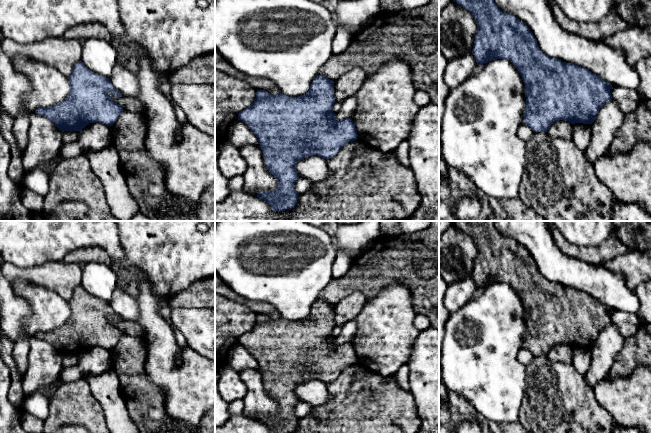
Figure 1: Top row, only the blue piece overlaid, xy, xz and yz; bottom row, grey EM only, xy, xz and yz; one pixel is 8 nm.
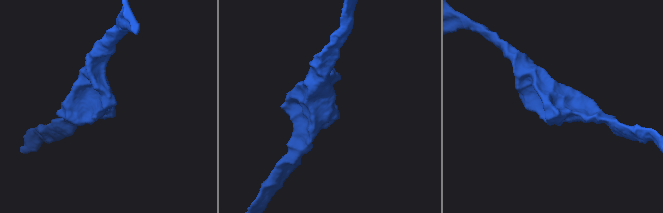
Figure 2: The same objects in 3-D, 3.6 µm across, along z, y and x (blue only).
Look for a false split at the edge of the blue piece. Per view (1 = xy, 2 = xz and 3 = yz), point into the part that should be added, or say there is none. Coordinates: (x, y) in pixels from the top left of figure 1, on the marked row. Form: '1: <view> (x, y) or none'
1: none
2: none
3: none

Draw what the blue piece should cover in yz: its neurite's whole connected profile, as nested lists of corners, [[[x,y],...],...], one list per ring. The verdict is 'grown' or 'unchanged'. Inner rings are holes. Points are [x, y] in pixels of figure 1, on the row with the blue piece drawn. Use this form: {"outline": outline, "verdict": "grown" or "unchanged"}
{"outline": [[[494,0],[453,1],[470,11],[477,22],[477,33],[472,50],[477,65],[482,67],[495,59],[508,59],[517,68],[525,84],[526,109],[523,113],[523,124],[528,125],[533,132],[548,132],[551,124],[559,120],[565,120],[571,124],[592,124],[600,108],[612,99],[610,83],[584,67],[550,58],[543,53],[528,26],[513,14],[501,11]]], "verdict": "unchanged"}

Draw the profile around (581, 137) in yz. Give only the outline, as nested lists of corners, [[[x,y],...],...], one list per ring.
[[[575,123],[572,128],[572,142],[585,152],[591,142],[592,124]]]

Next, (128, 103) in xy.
[[[108,92],[110,98],[119,104],[124,110],[131,113],[141,113],[143,106],[140,100],[135,99],[131,96],[115,97],[112,92]]]

